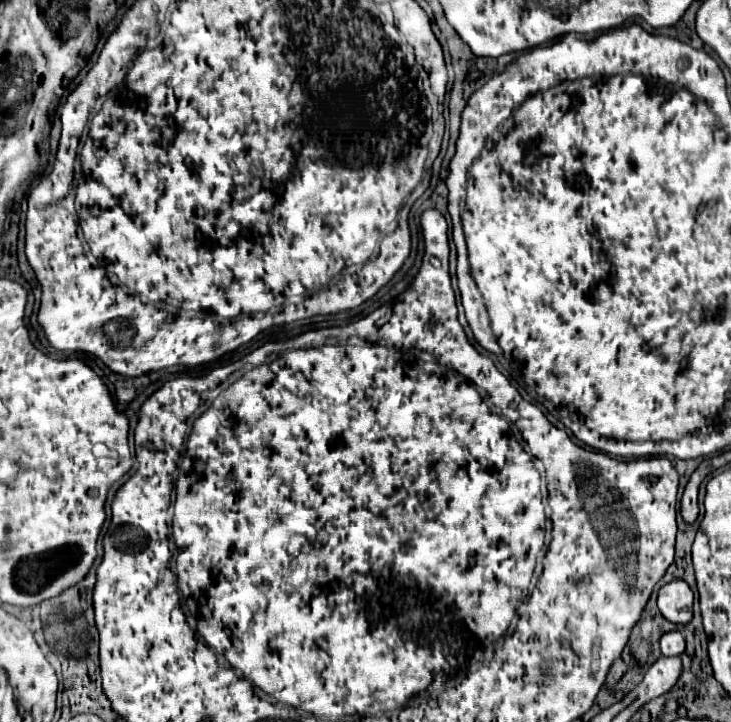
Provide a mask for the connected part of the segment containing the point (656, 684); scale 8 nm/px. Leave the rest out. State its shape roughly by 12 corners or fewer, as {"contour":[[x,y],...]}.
{"contour":[[661,657],[625,701],[643,693],[649,701],[669,693],[679,681],[679,657]]}

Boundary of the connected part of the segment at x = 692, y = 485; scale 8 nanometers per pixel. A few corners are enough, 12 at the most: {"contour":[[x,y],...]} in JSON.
{"contour":[[707,463],[691,475],[683,497],[681,515],[695,523],[699,515],[699,485],[707,477]]}

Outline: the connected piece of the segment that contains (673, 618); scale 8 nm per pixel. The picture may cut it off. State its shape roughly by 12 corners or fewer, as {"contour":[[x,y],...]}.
{"contour":[[681,579],[663,585],[657,603],[675,625],[693,619],[693,591]]}

